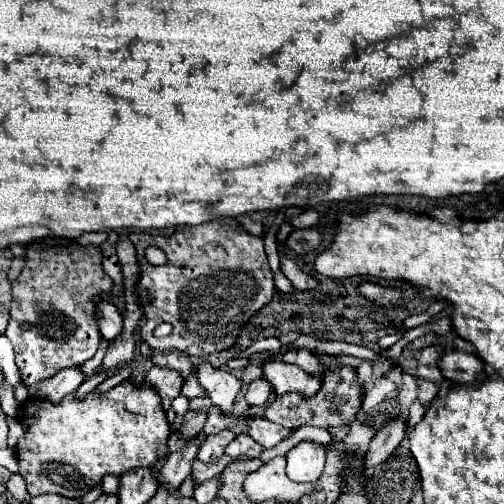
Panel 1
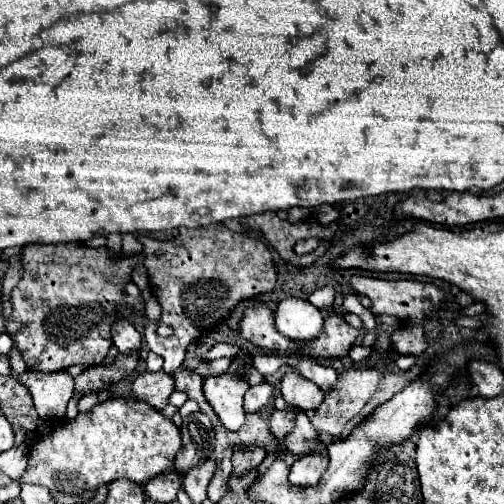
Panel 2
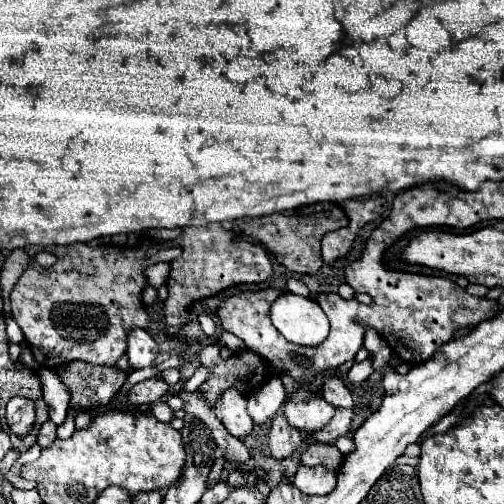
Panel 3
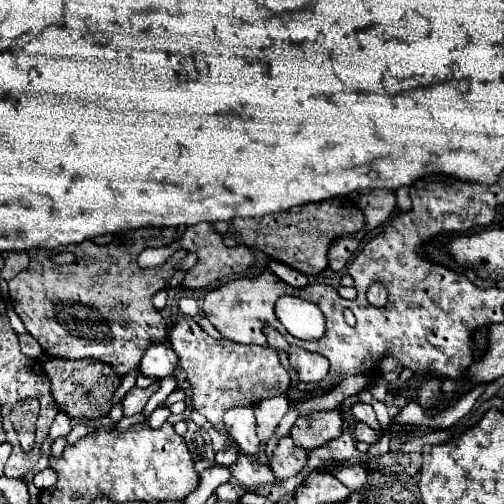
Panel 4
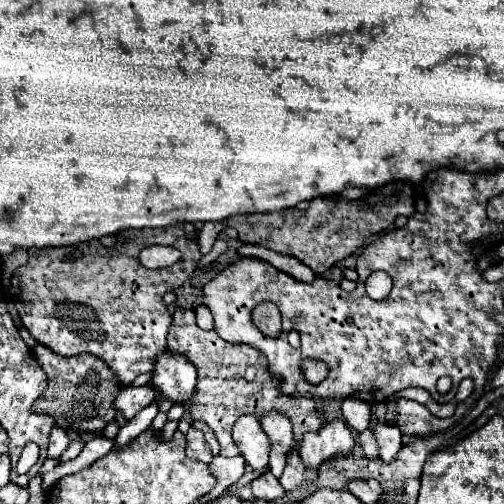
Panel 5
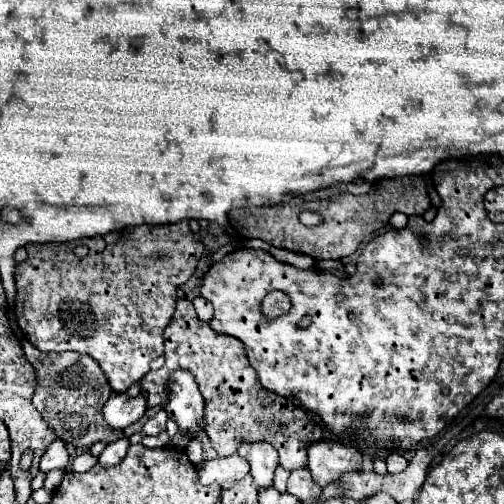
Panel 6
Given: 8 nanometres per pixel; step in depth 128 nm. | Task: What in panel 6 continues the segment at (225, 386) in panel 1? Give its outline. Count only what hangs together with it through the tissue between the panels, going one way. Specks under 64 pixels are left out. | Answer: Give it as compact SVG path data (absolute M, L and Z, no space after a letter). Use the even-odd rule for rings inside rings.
M242 444L238 454L250 462L250 474L258 488L270 488L278 466L278 452L270 444Z

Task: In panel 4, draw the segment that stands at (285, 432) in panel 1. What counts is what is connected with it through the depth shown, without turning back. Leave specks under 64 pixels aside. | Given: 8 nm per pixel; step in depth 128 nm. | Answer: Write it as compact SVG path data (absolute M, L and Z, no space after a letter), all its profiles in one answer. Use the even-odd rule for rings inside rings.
M330 464L332 474L346 486L350 488L350 492L358 492L362 488L362 484L366 484L366 468L364 466L334 466Z

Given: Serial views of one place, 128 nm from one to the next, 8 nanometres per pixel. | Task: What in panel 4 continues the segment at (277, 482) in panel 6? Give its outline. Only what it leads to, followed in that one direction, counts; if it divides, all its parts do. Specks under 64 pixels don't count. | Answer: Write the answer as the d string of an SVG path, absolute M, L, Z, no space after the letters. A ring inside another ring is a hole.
M274 396L268 400L262 400L260 404L254 406L254 414L256 414L256 432L260 440L272 440L282 416L290 410L290 404L286 400L286 396Z

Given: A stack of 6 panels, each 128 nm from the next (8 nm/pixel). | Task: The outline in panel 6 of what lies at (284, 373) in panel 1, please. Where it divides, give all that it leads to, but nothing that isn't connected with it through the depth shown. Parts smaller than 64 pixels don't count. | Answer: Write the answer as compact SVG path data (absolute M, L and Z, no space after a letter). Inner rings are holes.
M322 440L308 448L308 470L320 488L340 480L344 472L358 472L360 468L362 454L352 440Z

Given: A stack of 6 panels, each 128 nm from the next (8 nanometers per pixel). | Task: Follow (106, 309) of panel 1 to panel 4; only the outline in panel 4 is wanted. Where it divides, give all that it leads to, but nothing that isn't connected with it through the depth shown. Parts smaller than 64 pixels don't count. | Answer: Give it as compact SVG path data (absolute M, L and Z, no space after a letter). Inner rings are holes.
M152 344L140 362L140 372L154 380L162 380L164 376L174 376L176 366L178 356L168 344Z

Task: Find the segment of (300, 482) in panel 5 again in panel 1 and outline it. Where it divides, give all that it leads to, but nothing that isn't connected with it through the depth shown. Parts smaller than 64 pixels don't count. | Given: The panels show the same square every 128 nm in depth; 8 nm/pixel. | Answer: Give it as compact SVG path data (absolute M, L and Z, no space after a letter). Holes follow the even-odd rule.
M334 368L324 374L322 388L318 390L316 396L304 398L298 392L288 392L286 396L278 396L268 408L266 408L266 418L274 424L286 426L286 428L300 428L304 424L312 426L342 426L344 422L348 424L350 420L356 418L356 412L360 410L360 386L356 382L356 372L352 368Z

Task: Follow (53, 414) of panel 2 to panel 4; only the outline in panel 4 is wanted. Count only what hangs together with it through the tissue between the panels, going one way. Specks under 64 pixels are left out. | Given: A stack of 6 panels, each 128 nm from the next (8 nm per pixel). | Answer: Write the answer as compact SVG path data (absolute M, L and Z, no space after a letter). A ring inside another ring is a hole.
M58 412L58 416L56 416L54 422L52 422L52 428L50 428L48 438L50 438L52 442L56 442L58 438L64 438L70 430L72 430L72 420L70 420L64 412Z

